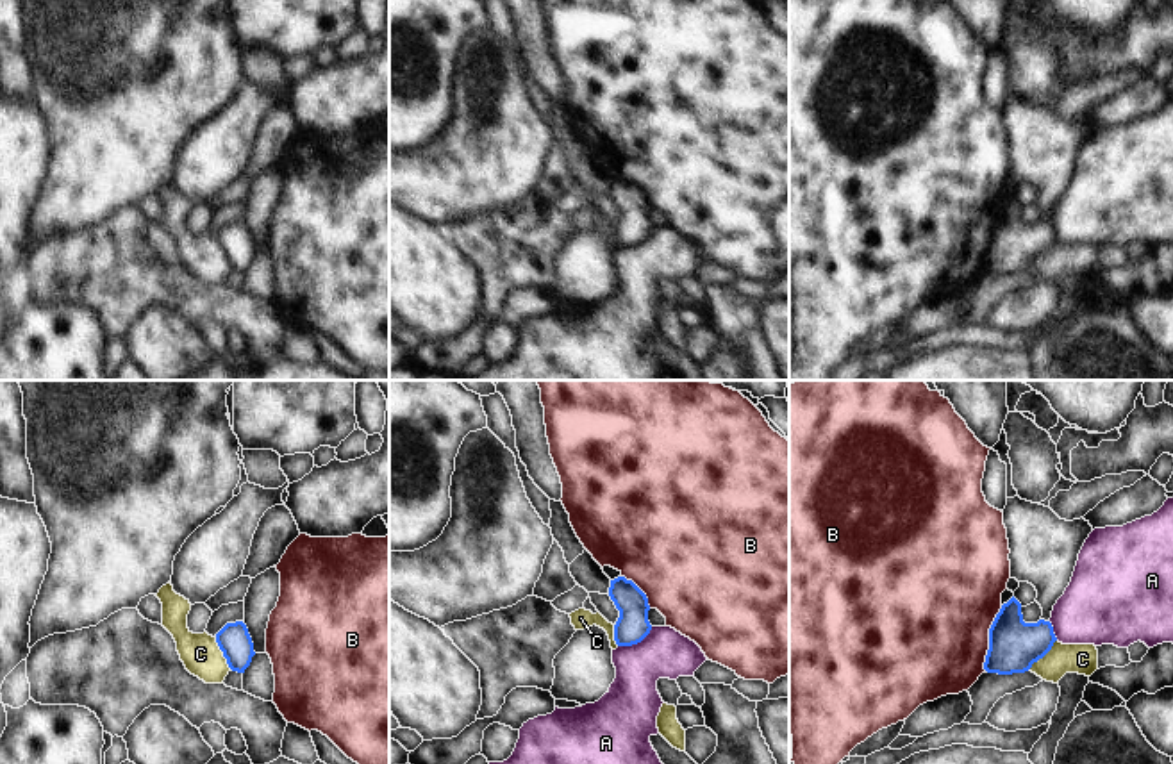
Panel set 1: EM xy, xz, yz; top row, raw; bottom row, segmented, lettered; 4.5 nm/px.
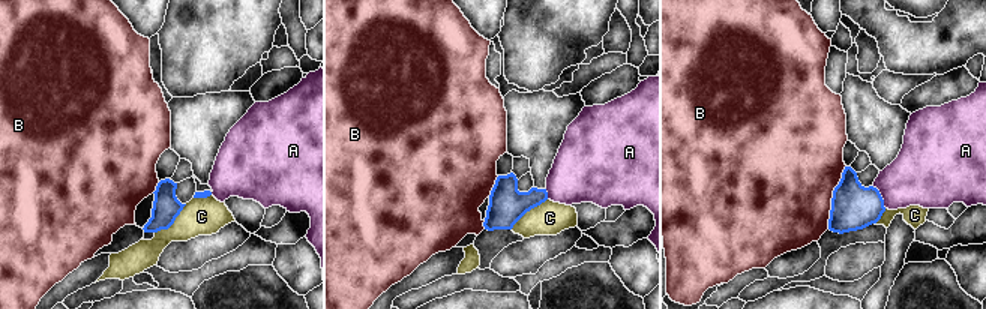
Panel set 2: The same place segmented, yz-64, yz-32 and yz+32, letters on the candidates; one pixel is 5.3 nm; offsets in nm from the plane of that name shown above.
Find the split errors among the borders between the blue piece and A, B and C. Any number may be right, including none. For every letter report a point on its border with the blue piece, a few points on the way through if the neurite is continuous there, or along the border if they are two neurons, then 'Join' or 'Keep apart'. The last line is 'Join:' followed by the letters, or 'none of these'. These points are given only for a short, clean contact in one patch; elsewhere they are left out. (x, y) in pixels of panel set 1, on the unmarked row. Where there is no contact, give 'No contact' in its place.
A: Touches blue at xz (636, 243). Boundary: xz (652, 227), (640, 241), (618, 247). Keep apart
B: Touches blue at yz (989, 238). Boundary: yz (1002, 206), (989, 229), (984, 270). Keep apart
C: Touches blue at yz (1043, 256). Boundary: yz (1056, 240), (1027, 270). Keep apart
Join: none of these.

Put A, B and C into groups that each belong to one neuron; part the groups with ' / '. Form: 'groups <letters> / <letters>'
groups A / B / C

